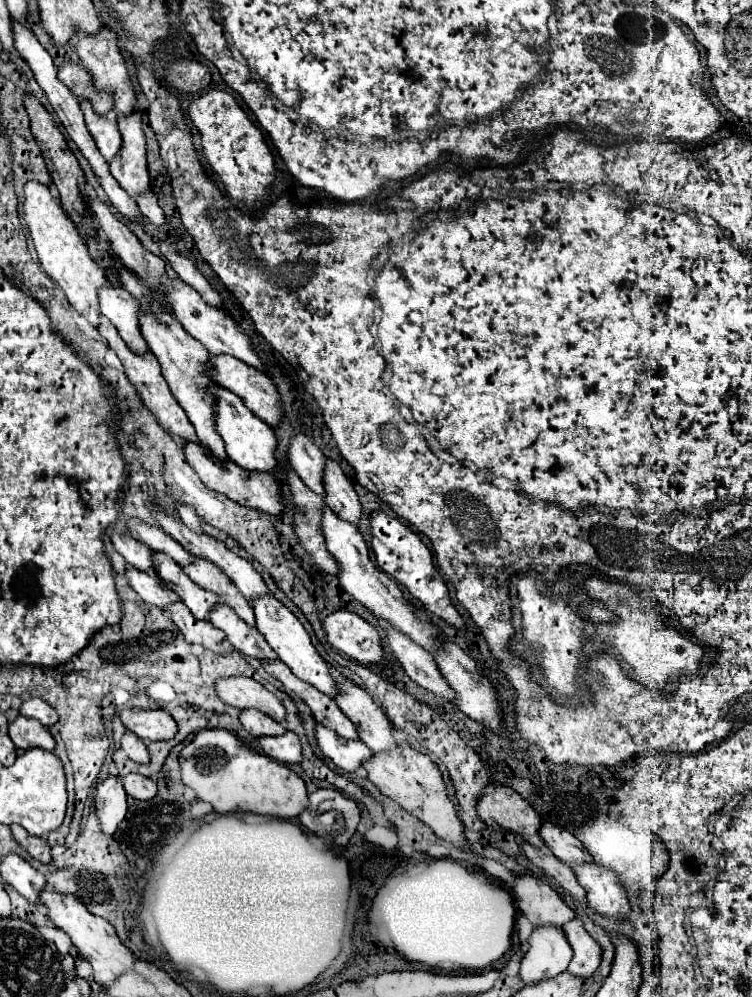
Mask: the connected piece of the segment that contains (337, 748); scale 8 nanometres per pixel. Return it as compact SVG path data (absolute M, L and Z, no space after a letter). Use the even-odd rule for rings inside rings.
M317 724L315 736L321 752L345 772L357 772L357 768L361 768L363 762L367 762L373 756L371 750L367 750L367 746L361 740L345 742L343 738L339 738L337 734L331 734L331 730L323 728L321 724Z

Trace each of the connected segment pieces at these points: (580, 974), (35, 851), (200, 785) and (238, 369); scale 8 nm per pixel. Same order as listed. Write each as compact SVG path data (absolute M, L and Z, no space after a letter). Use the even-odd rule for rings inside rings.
M575 918L567 926L563 926L563 932L567 936L571 950L573 950L573 958L571 958L567 972L571 976L587 980L597 970L597 966L601 962L599 944L585 932L583 922L579 918Z
M11 824L11 832L13 832L13 838L15 838L35 860L39 860L39 862L43 862L43 864L51 862L51 852L49 852L47 840L27 834L27 830L23 830L19 824Z
M201 730L179 754L181 780L193 788L197 798L209 802L215 812L255 812L275 818L295 818L307 806L305 782L287 766L249 750L227 730ZM293 778L293 794L291 794Z
M211 354L209 356L209 368L205 370L205 374L221 388L227 388L231 390L233 394L239 394L239 398L243 398L243 404L257 416L257 418L263 418L263 422L267 422L269 426L277 426L281 416L283 416L283 410L279 406L279 394L273 386L273 382L269 380L269 376L233 356L225 356L225 354Z

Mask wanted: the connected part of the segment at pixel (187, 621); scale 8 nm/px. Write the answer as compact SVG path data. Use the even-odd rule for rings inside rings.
M177 602L175 606L171 606L171 620L177 624L177 628L181 630L181 634L185 636L185 640L189 644L199 644L207 650L213 650L217 654L225 654L221 642L223 642L223 632L217 630L215 626L211 626L211 622L199 622L193 618L193 614L187 610L187 606L183 606L183 602Z

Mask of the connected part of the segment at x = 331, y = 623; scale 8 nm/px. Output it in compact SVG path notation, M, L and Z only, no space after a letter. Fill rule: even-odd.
M337 610L323 620L323 628L329 644L341 654L363 664L383 660L381 636L375 626L365 622L361 616L349 610Z

